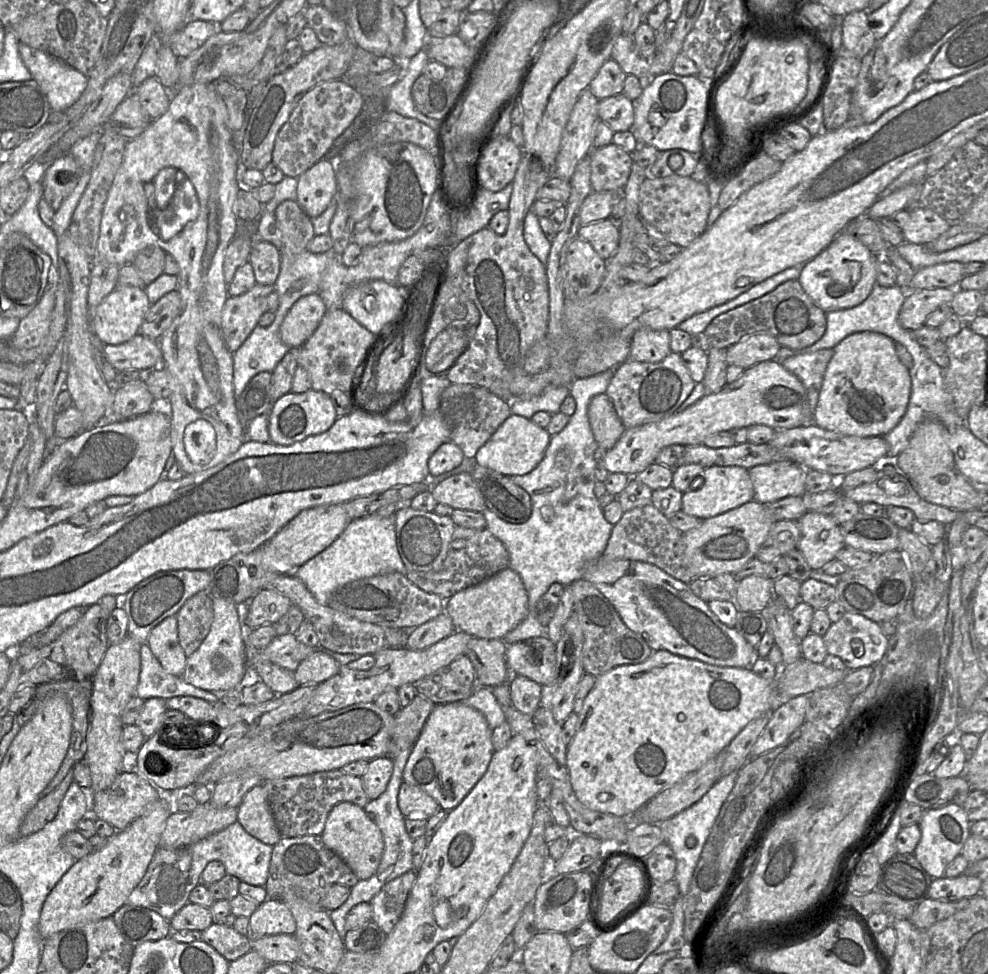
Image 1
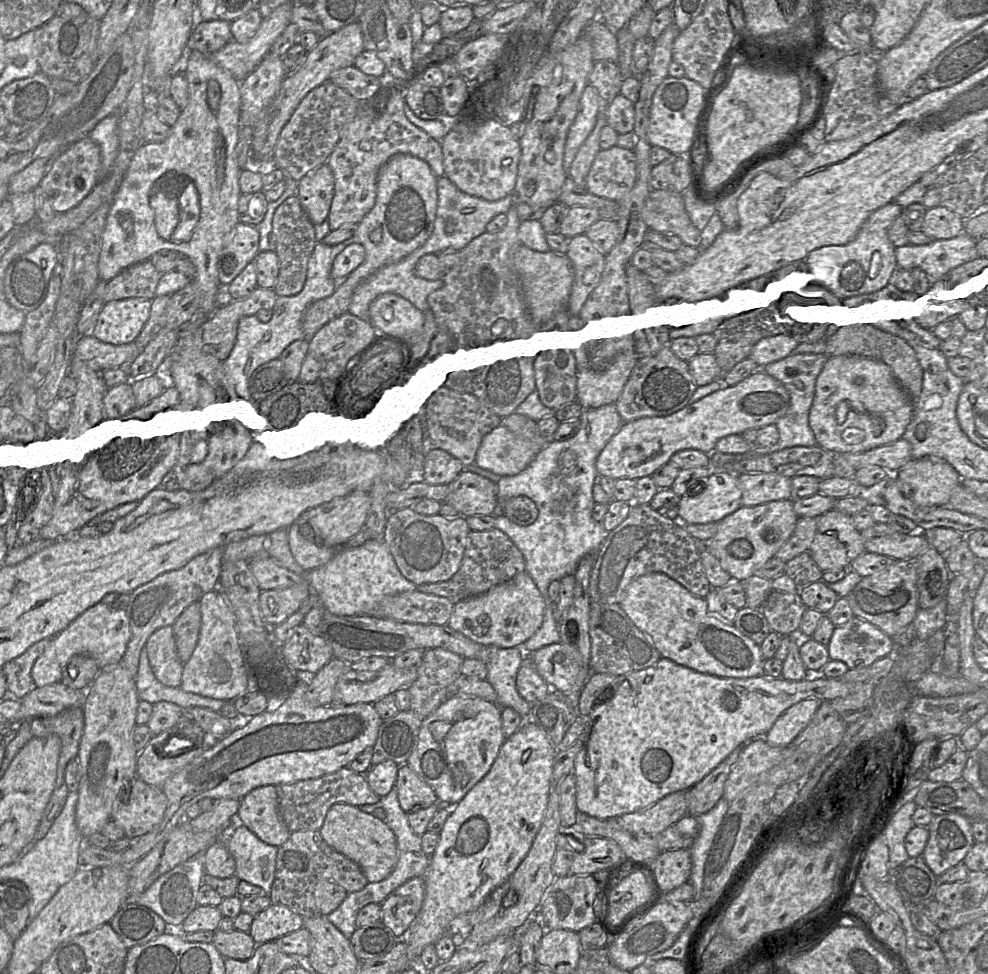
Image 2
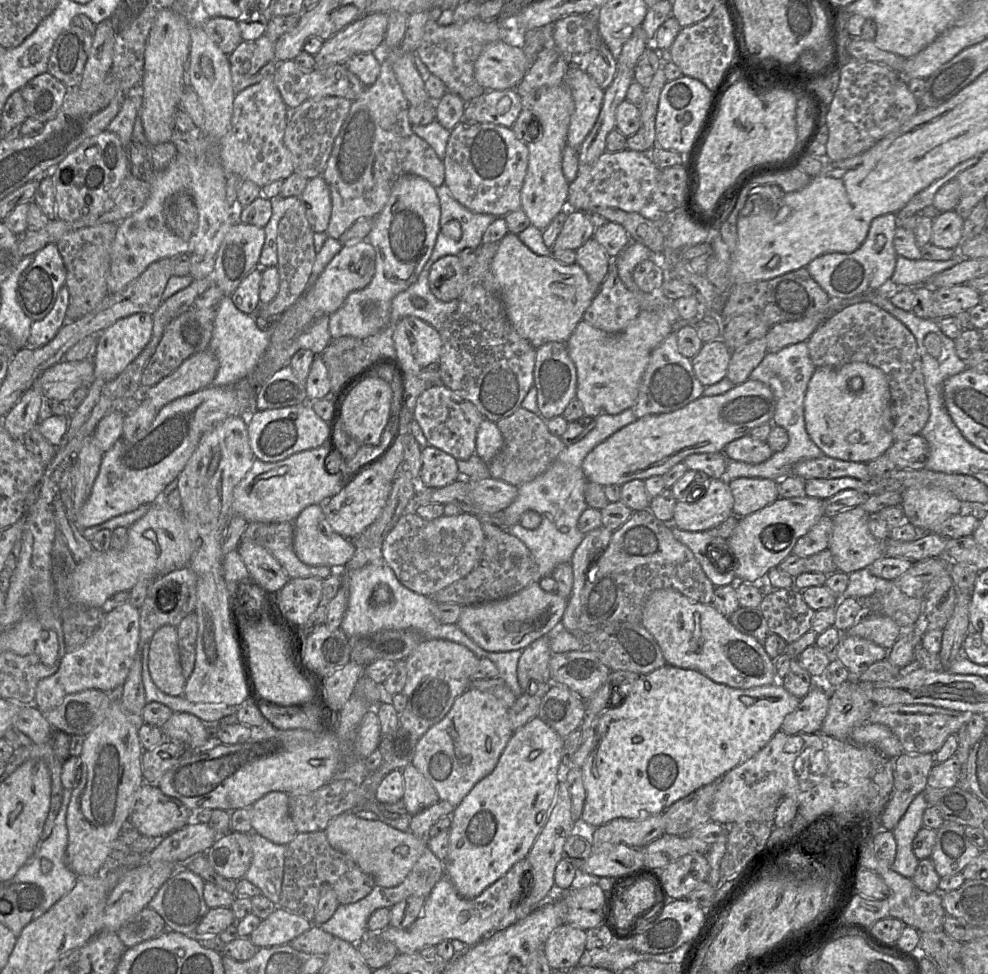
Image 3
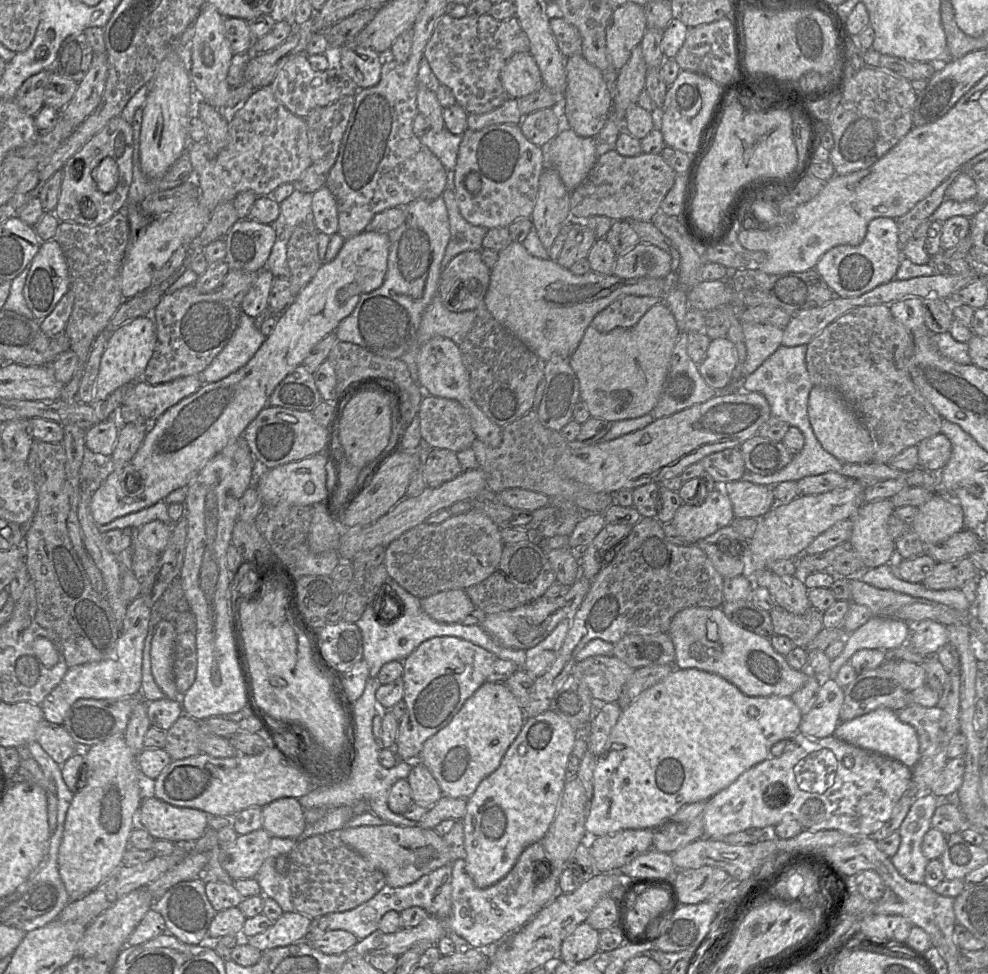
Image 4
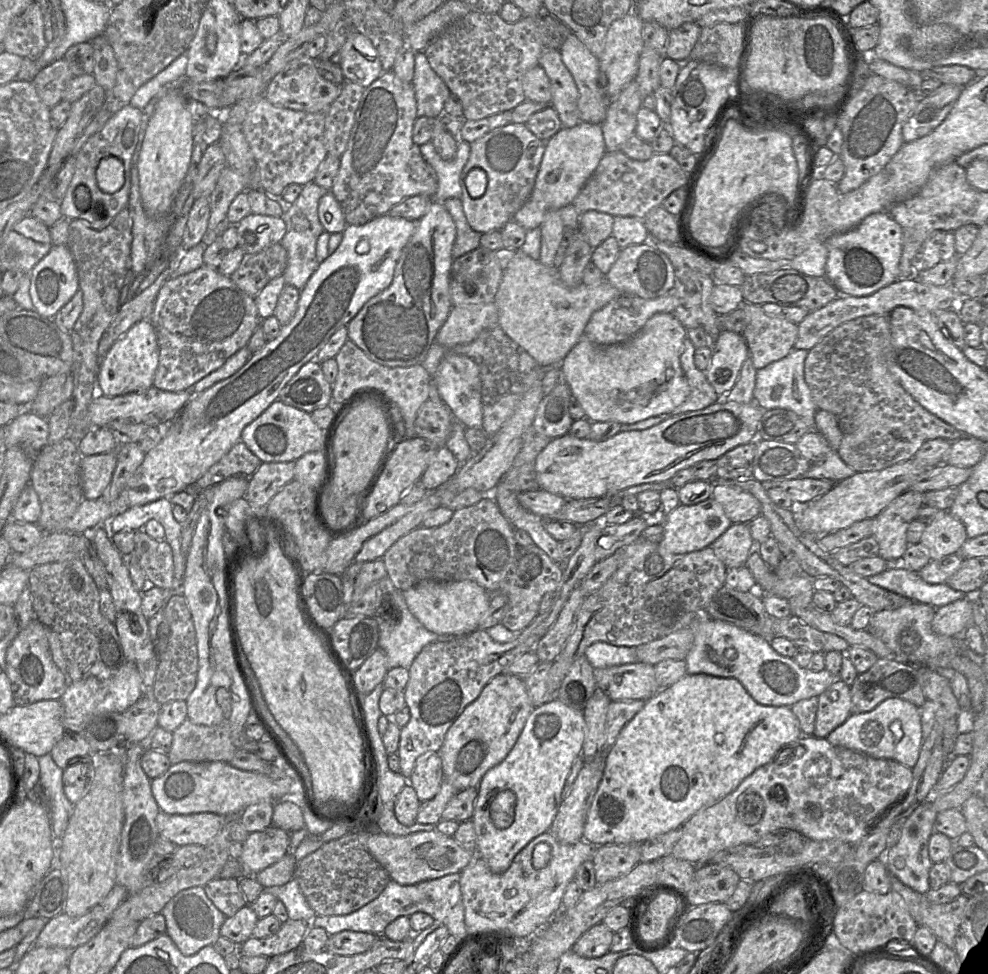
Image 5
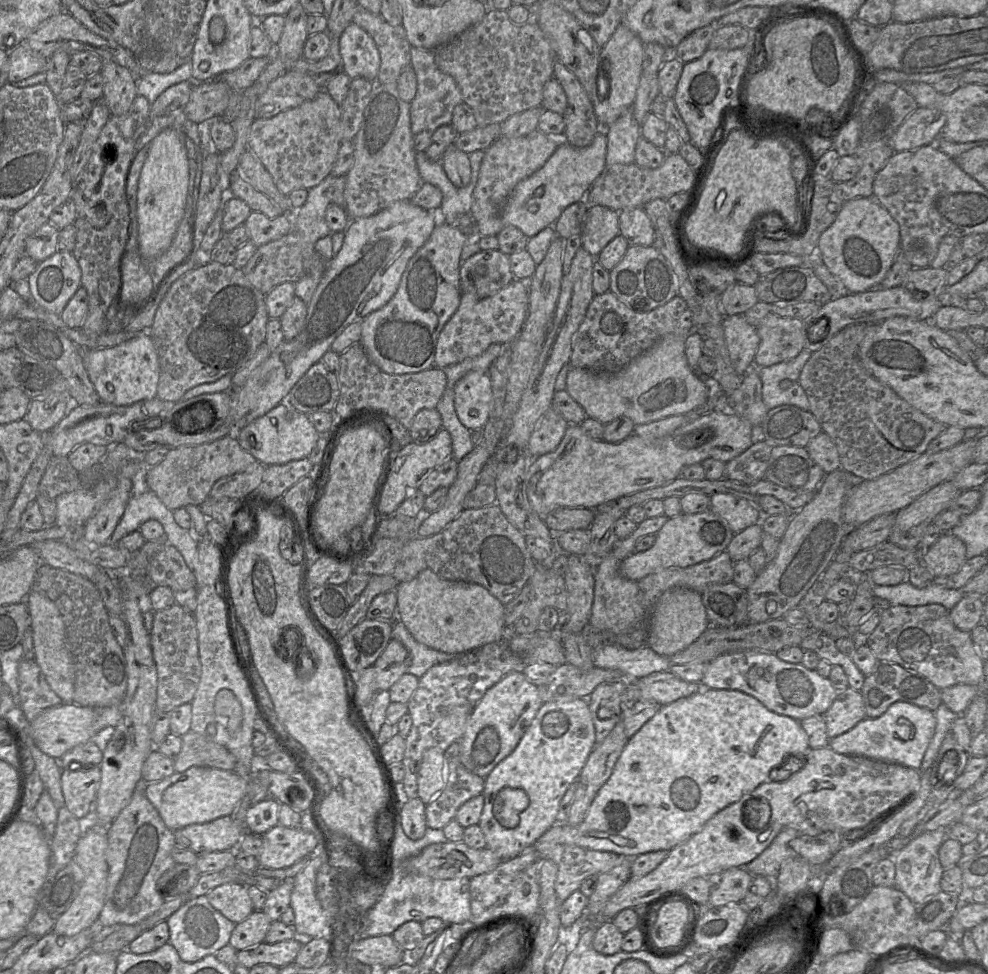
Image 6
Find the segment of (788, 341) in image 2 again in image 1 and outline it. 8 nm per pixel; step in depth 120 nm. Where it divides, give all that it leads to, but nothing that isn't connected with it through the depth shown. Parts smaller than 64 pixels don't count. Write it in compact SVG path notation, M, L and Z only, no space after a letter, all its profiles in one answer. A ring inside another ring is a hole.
M753 334L741 339L726 349L729 365L747 369L763 361L772 360L781 346L777 340L766 334Z

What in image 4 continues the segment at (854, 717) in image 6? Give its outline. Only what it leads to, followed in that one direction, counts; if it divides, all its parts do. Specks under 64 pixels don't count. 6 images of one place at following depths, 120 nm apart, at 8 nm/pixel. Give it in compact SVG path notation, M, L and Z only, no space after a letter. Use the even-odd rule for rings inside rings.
M833 678L821 682L817 699L812 709L802 715L799 732L807 737L824 738L834 735L840 721L844 691Z

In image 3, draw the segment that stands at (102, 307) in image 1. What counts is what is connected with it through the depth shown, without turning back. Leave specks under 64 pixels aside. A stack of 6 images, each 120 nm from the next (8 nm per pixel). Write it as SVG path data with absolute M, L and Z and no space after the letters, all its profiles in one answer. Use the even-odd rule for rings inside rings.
M135 313L117 320L113 325L99 332L100 336L93 350L93 381L88 386L86 397L69 418L68 429L62 437L60 445L64 445L87 420L100 398L103 387L113 381L141 353L151 339L152 330L152 315Z

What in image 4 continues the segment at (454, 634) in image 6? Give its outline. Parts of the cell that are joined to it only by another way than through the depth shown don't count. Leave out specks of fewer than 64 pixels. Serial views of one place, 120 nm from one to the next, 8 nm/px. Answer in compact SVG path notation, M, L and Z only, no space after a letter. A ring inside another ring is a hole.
M465 589L446 590L420 598L420 604L431 618L442 623L461 623L476 608Z

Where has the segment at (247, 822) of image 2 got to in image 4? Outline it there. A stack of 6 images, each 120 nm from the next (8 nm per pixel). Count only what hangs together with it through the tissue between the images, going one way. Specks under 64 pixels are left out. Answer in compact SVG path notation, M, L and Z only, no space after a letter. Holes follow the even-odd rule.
M279 798L262 807L262 828L273 837L298 840L306 825L305 810L296 798Z

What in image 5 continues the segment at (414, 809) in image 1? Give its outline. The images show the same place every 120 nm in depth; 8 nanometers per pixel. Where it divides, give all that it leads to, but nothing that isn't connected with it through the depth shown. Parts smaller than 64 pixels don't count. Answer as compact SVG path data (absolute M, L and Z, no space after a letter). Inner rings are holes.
M427 752L418 758L409 778L409 784L415 789L422 803L437 795L444 780L442 760L439 753Z

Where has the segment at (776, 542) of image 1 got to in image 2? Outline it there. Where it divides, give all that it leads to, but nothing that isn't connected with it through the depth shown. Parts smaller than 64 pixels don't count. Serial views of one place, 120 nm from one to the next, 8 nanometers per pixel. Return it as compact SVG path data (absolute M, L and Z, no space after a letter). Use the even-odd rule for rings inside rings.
M799 518L795 529L786 543L777 551L775 557L787 562L808 552L817 530L816 518Z

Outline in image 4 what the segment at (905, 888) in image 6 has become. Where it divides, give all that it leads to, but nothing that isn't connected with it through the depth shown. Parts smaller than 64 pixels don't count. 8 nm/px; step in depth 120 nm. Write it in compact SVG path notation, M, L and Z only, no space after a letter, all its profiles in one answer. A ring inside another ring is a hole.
M931 793L920 794L911 805L898 829L901 842L891 862L905 879L924 883L928 859L923 855L922 842L931 826L932 816L941 800Z

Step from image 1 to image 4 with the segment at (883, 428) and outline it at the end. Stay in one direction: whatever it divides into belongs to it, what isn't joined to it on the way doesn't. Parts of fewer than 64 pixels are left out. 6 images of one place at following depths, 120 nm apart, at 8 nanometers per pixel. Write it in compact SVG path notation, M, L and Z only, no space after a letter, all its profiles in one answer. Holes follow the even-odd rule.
M813 384L808 398L808 418L813 433L823 449L843 464L872 462L873 444L871 436L839 394Z

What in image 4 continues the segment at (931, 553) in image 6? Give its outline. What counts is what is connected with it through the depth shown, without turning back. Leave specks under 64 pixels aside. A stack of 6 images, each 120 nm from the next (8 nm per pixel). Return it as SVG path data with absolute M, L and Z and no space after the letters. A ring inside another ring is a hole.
M934 494L918 507L909 527L924 545L937 544L964 529L963 511L946 496Z

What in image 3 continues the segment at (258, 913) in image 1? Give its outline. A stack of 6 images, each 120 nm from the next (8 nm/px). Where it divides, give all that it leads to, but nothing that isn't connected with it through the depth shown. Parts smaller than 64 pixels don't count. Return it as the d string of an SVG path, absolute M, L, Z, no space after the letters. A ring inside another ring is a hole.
M277 907L260 925L250 934L249 940L257 948L266 948L289 944L312 926L312 922Z

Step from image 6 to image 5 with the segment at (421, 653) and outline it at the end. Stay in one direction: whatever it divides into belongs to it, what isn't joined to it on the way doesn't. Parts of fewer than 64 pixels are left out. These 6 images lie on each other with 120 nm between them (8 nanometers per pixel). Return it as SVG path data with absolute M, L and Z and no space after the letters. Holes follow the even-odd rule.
M395 586L390 597L390 605L395 605L395 609L386 615L387 621L381 618L381 616L376 616L376 618L379 618L378 648L381 648L385 652L389 670L396 667L409 669L416 656L427 644L438 641L451 641L458 637L452 634L436 634L426 629L410 612L403 595L403 591L397 589Z

